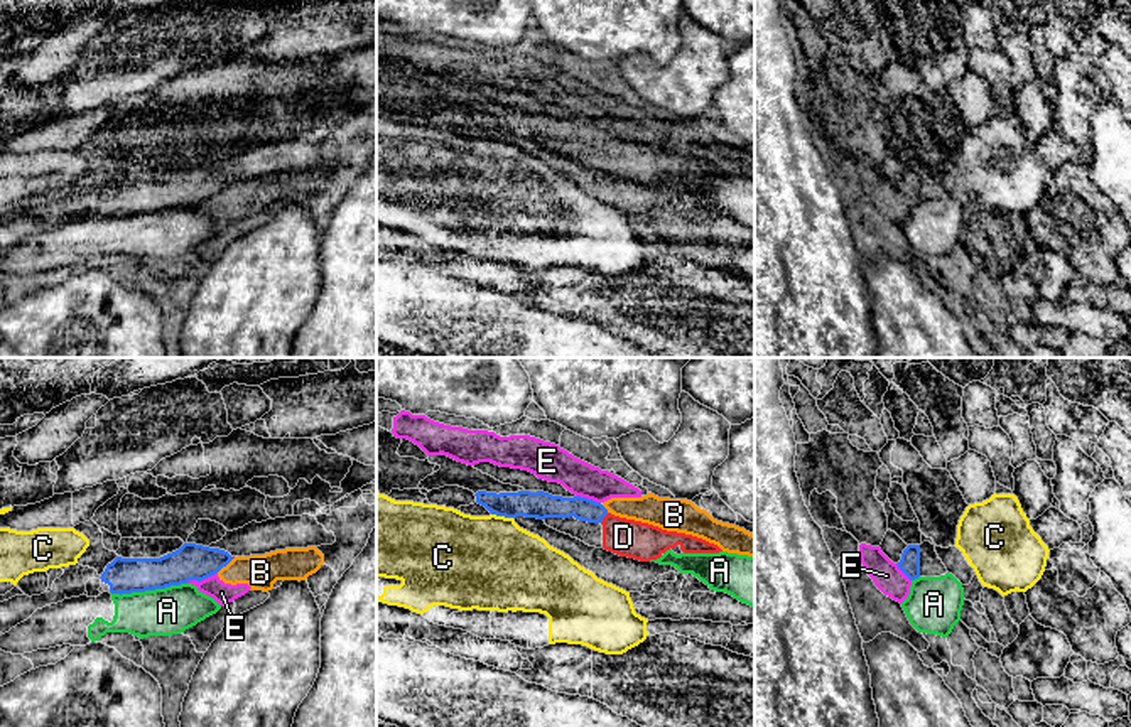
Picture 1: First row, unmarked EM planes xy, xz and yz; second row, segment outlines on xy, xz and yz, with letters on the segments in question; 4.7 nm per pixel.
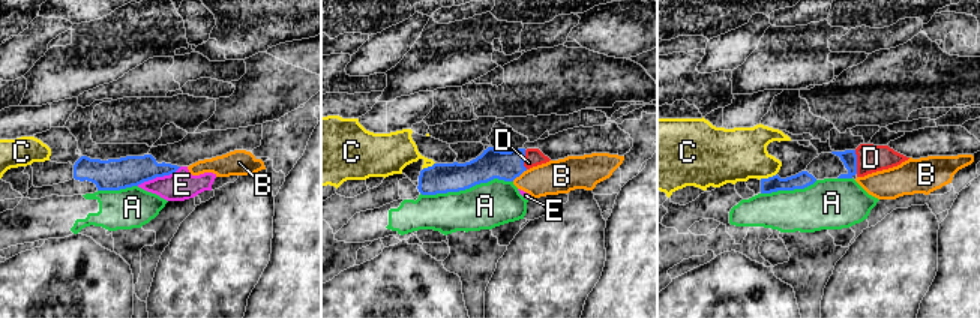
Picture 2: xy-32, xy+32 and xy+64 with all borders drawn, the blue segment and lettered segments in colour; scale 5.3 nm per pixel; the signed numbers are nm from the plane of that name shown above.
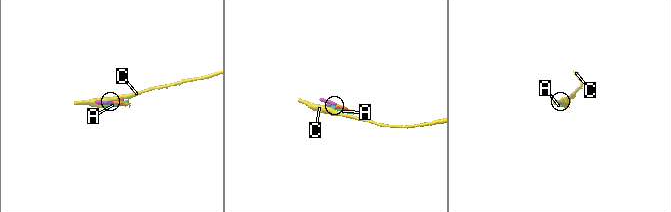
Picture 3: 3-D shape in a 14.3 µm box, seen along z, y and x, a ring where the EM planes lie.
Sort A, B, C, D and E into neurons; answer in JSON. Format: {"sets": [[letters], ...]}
{"sets": [["A"], ["B", "E"], ["C"], ["D"]]}

